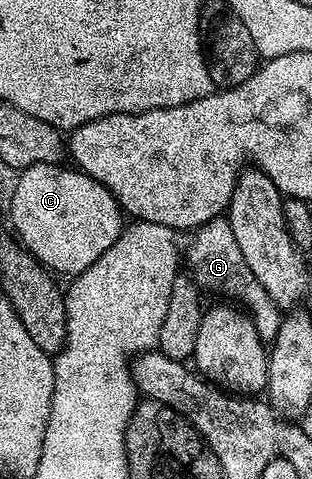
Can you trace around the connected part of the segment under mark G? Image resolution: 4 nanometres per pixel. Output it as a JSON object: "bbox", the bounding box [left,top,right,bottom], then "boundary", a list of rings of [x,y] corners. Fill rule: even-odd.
{"bbox":[183,218,282,342],"boundary":[[[218,218],[208,220],[200,228],[192,229],[189,245],[184,245],[183,260],[189,263],[188,275],[197,283],[202,293],[209,292],[230,292],[236,303],[247,313],[253,321],[259,338],[266,342],[272,342],[279,334],[281,325],[282,309],[267,294],[261,283],[249,272],[245,265],[243,254],[235,242],[235,233],[231,231],[228,219]]]}

